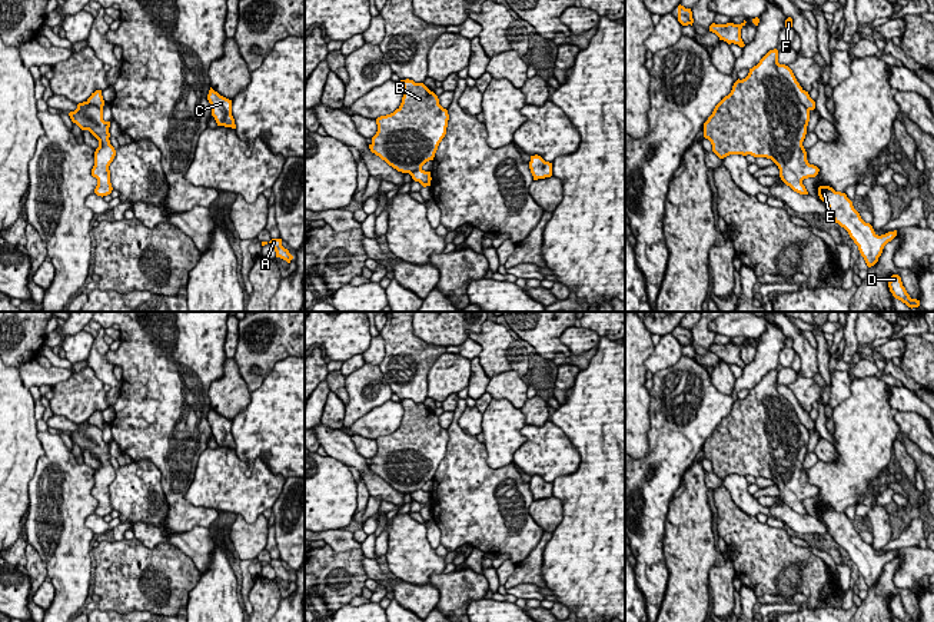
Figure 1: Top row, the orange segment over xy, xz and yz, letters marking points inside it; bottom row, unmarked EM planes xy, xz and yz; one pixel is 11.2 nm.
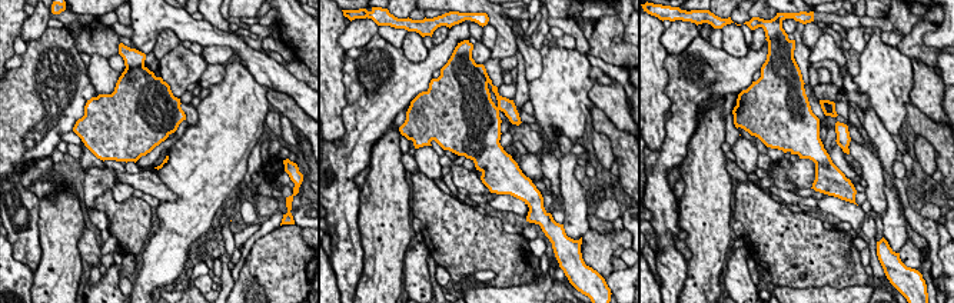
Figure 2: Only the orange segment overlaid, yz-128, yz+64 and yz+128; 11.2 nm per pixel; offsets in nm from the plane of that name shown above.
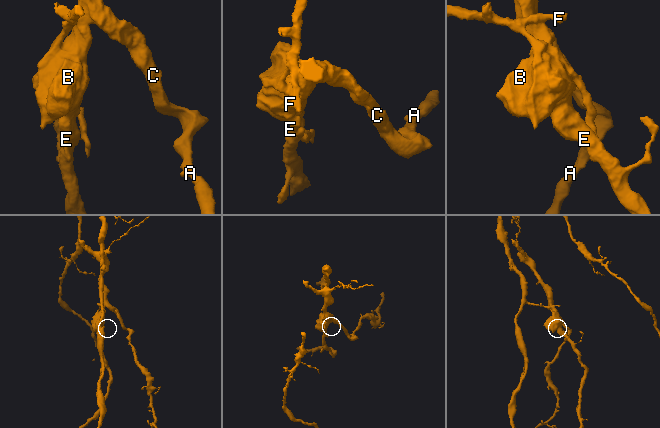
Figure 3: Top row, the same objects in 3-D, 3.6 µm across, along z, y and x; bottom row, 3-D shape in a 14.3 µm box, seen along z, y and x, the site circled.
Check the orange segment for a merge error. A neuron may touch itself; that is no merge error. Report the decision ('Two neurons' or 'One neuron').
Two neurons

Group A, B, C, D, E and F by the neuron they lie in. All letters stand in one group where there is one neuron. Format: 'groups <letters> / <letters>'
groups A B C D E / F

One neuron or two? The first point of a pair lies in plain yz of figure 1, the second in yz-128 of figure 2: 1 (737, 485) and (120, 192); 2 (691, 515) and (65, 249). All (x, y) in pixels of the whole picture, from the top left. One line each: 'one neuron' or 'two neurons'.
1: one neuron
2: one neuron

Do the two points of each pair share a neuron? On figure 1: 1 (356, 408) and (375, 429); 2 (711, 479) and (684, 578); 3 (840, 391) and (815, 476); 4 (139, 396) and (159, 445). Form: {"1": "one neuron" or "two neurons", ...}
{"1": "two neurons", "2": "two neurons", "3": "two neurons", "4": "one neuron"}

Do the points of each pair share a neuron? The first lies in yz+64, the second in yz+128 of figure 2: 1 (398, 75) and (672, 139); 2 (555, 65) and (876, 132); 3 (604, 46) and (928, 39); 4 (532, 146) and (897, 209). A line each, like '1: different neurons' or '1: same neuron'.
1: same neuron
2: different neurons
3: different neurons
4: different neurons

